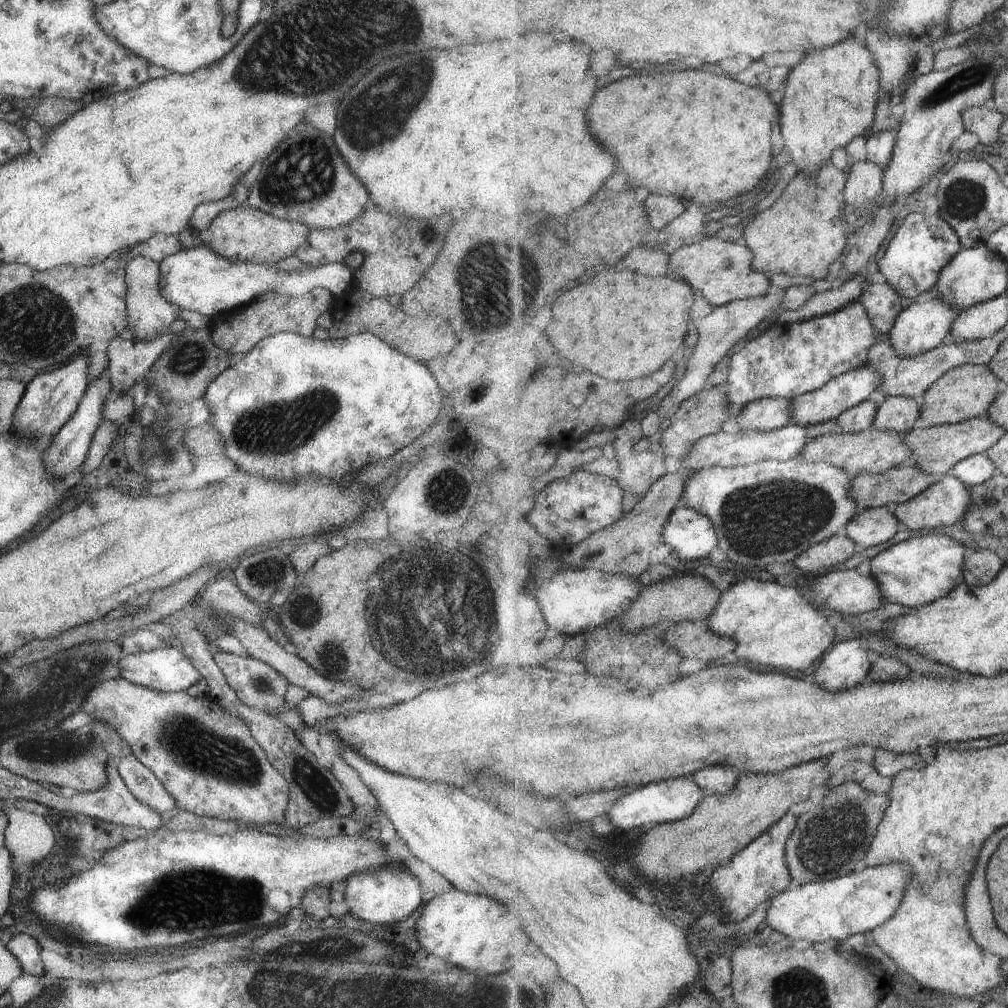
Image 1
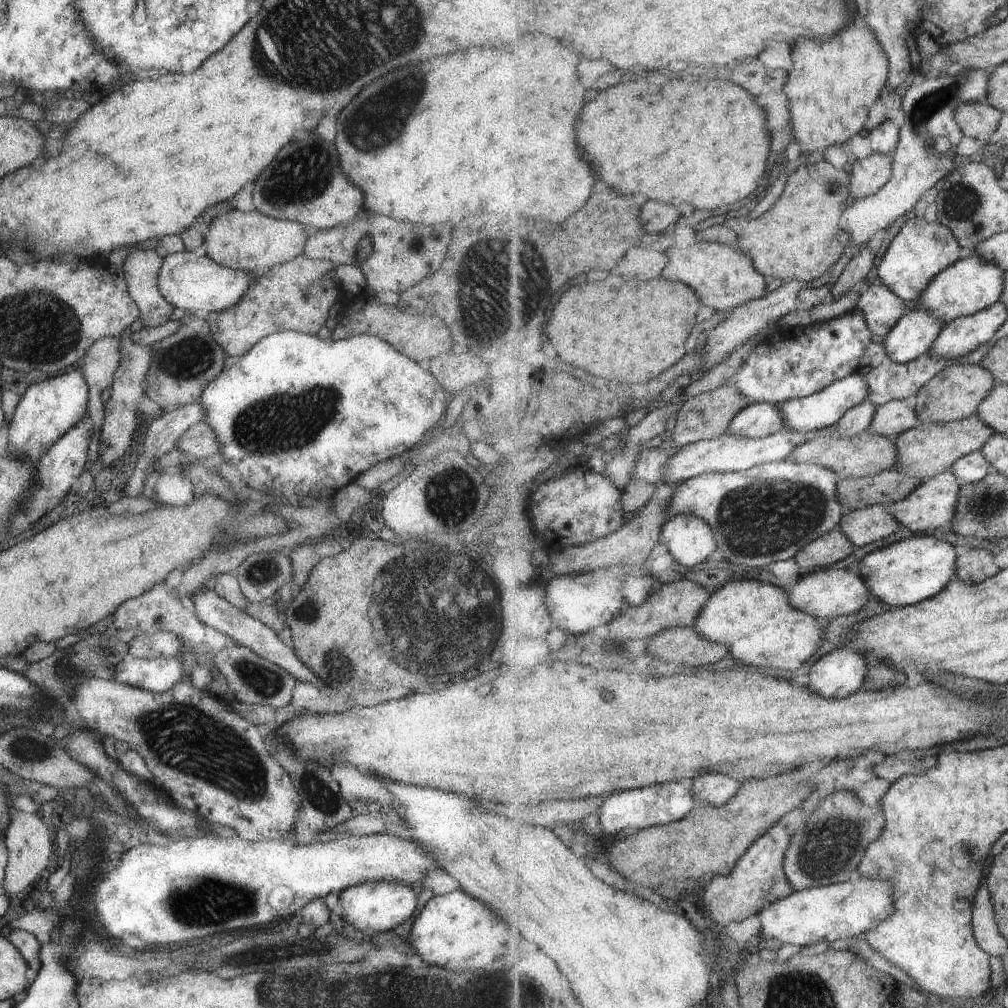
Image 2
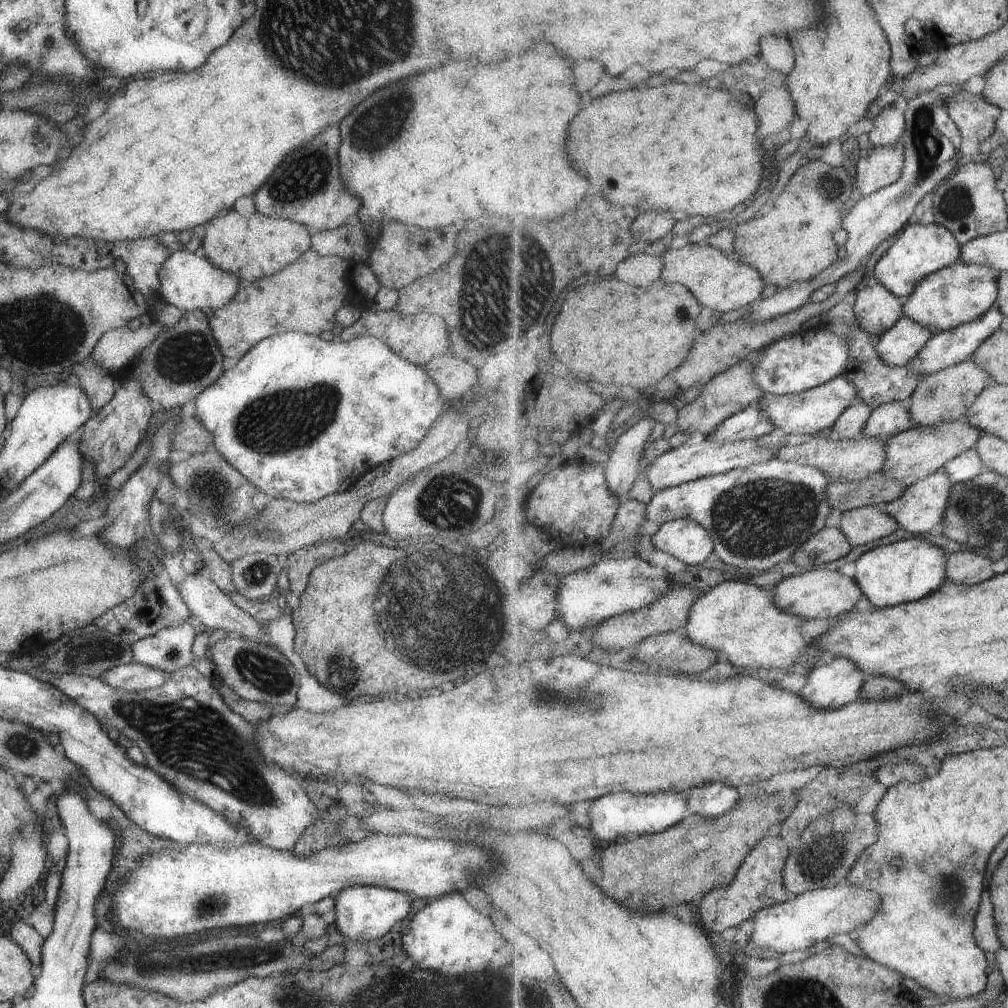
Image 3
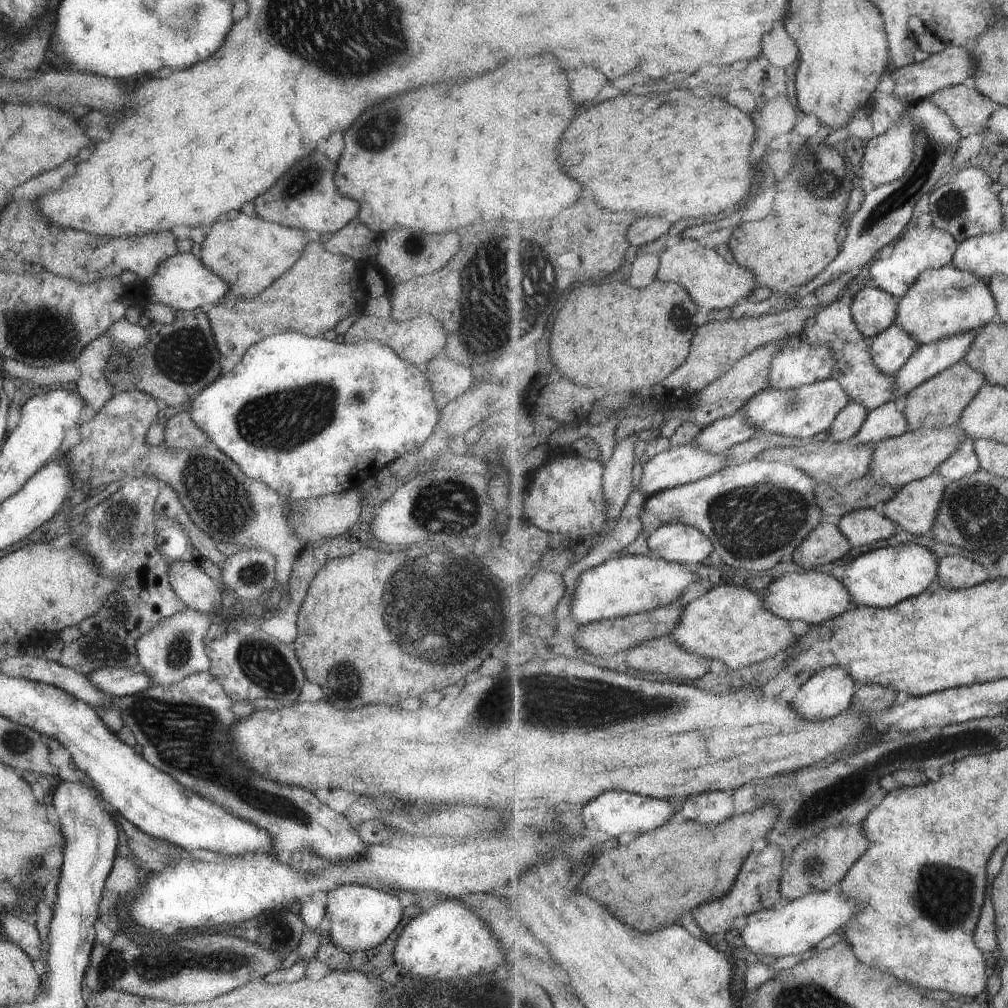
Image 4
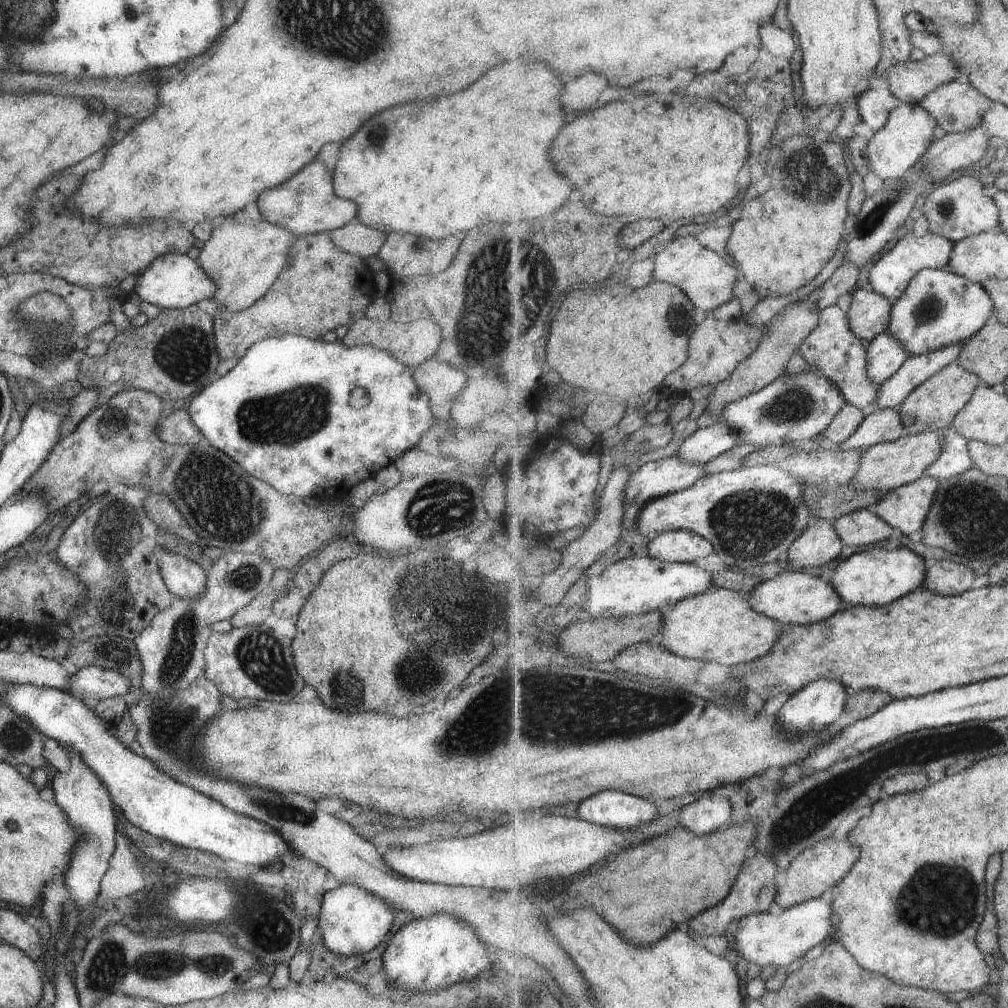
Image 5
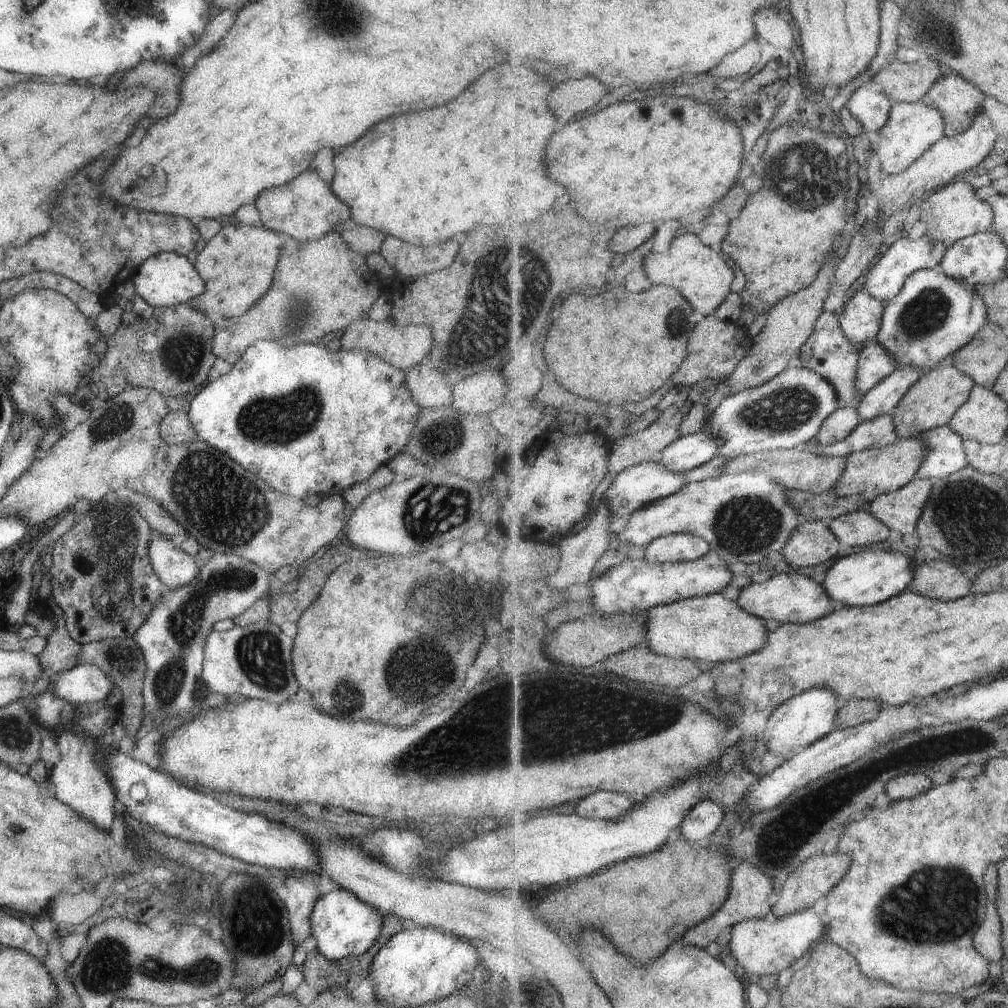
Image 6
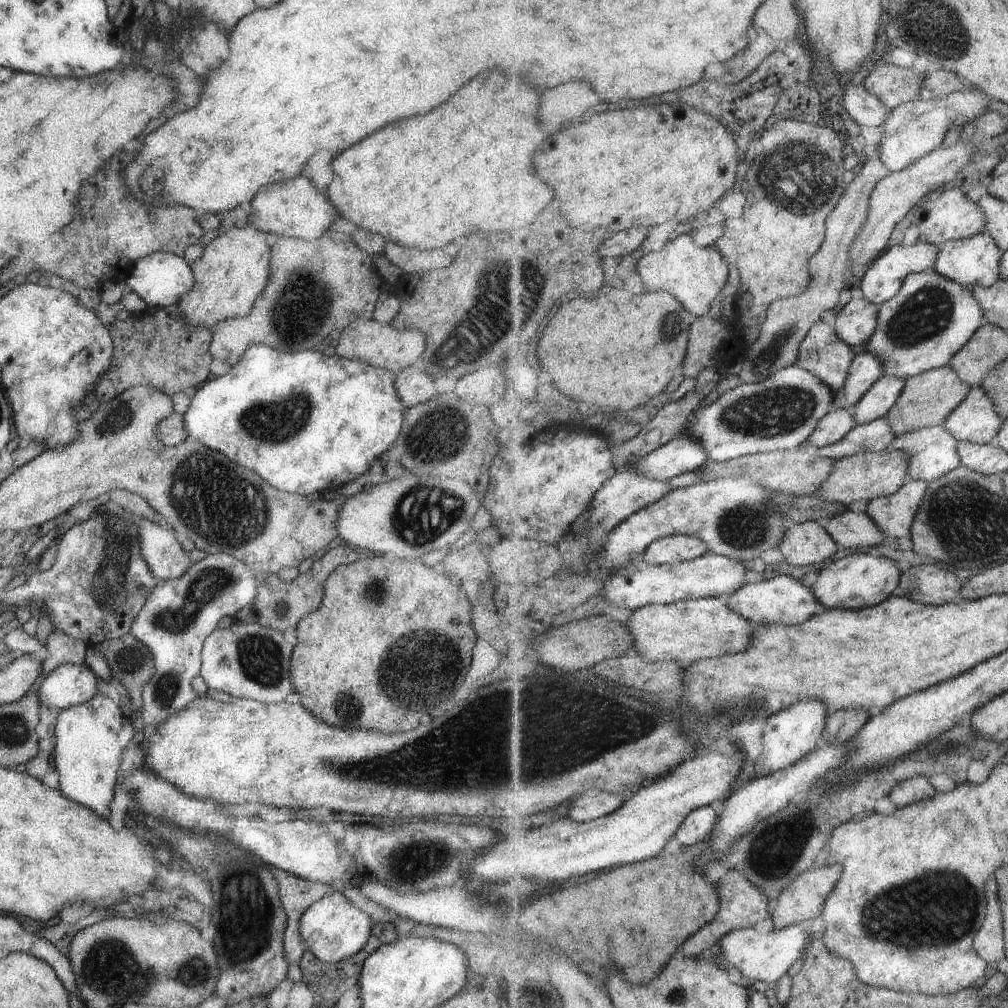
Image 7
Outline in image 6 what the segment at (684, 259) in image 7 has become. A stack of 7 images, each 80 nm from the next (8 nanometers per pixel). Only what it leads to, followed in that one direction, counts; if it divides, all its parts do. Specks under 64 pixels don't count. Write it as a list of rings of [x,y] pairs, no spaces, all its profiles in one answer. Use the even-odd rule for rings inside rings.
[[[685,233],[673,241],[667,253],[646,250],[639,258],[646,268],[647,276],[653,285],[665,285],[676,288],[703,316],[711,315],[725,300],[732,288],[736,274],[727,266],[724,255],[705,246],[698,235]]]

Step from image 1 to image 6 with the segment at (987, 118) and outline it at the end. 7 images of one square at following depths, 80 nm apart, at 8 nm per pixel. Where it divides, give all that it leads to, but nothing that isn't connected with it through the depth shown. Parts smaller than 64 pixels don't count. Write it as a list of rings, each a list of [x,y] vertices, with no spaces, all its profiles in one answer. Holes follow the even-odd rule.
[[[955,72],[944,73],[922,98],[926,105],[933,105],[946,122],[946,136],[964,133],[982,112],[986,94],[973,83]]]

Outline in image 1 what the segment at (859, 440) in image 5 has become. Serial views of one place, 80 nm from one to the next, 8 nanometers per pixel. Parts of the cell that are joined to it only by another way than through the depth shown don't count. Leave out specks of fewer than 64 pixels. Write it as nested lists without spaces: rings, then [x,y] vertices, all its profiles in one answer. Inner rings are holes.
[[[887,396],[877,411],[874,426],[877,430],[908,433],[915,428],[919,416],[921,417],[920,404],[915,398]]]

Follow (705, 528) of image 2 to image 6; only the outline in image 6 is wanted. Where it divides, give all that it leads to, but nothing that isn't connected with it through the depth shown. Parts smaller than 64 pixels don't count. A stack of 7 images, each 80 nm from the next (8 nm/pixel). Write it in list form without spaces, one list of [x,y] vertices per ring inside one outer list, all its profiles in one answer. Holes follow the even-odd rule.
[[[679,533],[659,537],[648,544],[645,560],[652,563],[696,561],[709,554],[712,546],[696,534]]]

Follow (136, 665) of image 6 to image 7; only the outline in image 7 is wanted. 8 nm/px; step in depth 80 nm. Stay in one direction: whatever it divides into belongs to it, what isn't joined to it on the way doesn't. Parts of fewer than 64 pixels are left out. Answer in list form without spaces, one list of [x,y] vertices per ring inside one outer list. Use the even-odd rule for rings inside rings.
[[[130,632],[89,647],[103,654],[111,676],[127,691],[133,710],[132,717],[137,715],[141,708],[143,685],[154,674],[154,660],[149,649]]]

